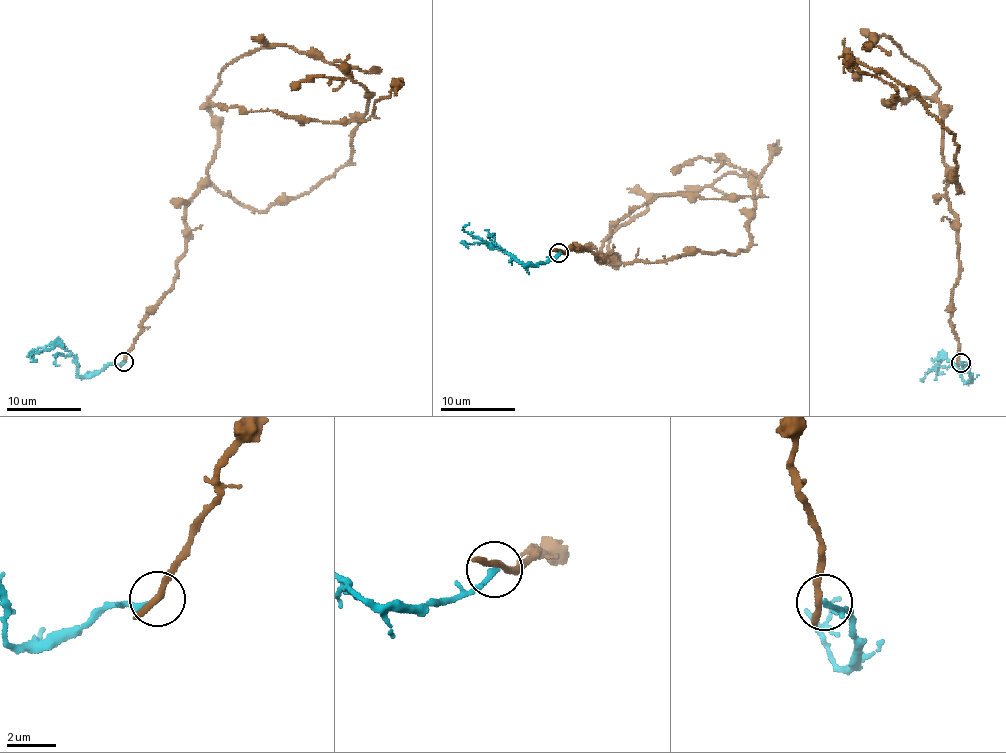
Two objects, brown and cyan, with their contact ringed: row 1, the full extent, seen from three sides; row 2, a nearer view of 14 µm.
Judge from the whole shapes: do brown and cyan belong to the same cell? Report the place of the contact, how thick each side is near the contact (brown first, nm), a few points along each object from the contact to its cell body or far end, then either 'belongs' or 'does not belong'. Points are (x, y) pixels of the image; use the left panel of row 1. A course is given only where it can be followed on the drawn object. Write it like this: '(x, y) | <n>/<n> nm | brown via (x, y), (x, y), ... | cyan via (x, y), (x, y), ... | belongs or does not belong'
(123, 362) | 320/200 nm | brown via (124, 361), (173, 283), (186, 205), (201, 189), (266, 211), (350, 158), (363, 85), (306, 77), (291, 90) | cyan via (124, 361), (81, 376), (76, 361), (62, 344), (54, 344), (32, 355), (30, 358), (36, 361) | does not belong

